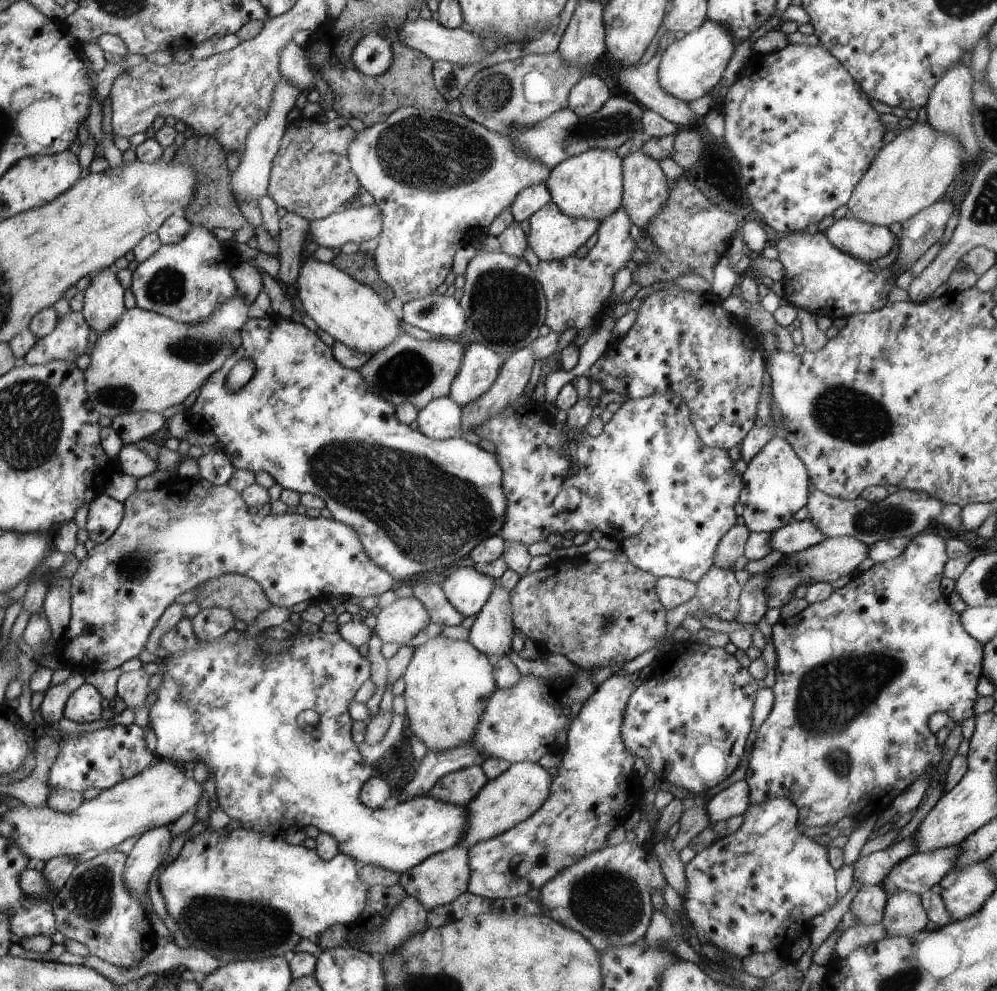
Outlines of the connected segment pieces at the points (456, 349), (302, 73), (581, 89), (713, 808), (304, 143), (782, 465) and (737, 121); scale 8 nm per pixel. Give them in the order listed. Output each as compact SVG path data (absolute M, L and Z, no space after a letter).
M400 332L393 343L383 351L376 352L370 360L358 368L364 380L398 408L399 420L410 425L417 420L420 410L433 399L448 396L463 366L464 348L452 338L433 337L430 340L416 340L408 332Z
M293 40L283 49L279 63L279 69L282 70L282 75L286 76L286 80L290 80L292 84L298 84L298 88L302 91L315 87L314 74L306 64L304 50L305 47Z
M588 75L572 88L569 108L586 117L600 111L612 96L611 89L601 77Z
M746 778L735 782L720 794L716 794L705 807L712 824L728 820L746 812L750 803L750 786Z
M293 115L286 126L280 148L270 174L267 195L278 208L304 216L310 221L327 219L344 202L360 192L359 178L350 166L350 145L356 132L338 115L334 120L320 122Z
M778 436L770 438L768 444L750 460L746 472L742 474L746 487L740 496L740 505L745 526L751 532L773 532L783 528L802 506L806 506L810 494L808 480L811 480L806 468L799 454L783 437Z
M789 44L778 52L754 54L747 69L730 86L726 96L722 99L722 114L725 118L725 144L740 164L745 191L752 208L760 214L761 220L776 232L786 234L786 232L805 231L810 224L820 223L824 218L832 215L835 210L847 205L851 200L852 192L859 185L860 176L865 176L864 172L871 169L871 165L879 153L883 151L885 145L882 139L888 132L887 128L882 122L882 117L870 106L870 100L862 94L863 88L860 86L859 82L847 72L847 69L822 45Z

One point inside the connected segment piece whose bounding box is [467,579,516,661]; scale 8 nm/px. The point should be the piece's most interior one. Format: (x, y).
(492, 632)

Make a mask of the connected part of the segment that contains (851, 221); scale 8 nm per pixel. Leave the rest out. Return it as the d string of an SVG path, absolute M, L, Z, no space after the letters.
M848 216L835 220L825 234L836 248L864 262L886 257L894 246L895 238L888 227L868 224Z

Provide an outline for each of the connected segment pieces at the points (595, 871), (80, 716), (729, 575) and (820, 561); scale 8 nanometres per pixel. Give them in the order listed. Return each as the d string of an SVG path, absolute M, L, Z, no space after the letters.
M634 838L632 842L622 840L617 846L606 845L598 848L589 856L584 856L579 863L564 868L563 872L552 879L544 888L534 895L547 911L546 916L554 918L560 924L572 928L582 934L601 954L609 948L620 948L638 943L649 931L655 909L652 905L652 894L657 892L663 896L667 880L664 877L663 866L652 842L639 844Z
M87 683L82 686L68 702L65 718L80 724L102 719L108 700L100 692L100 688Z
M713 566L707 575L705 575L703 579L698 580L695 584L696 593L690 600L682 603L680 606L668 610L668 635L665 635L663 640L660 640L660 643L656 644L656 647L650 648L647 652L644 652L644 655L636 656L636 659L633 659L629 664L622 666L617 674L628 672L628 676L632 676L635 672L638 672L638 670L642 671L646 666L654 663L657 654L663 650L663 647L665 647L670 640L672 640L674 630L676 630L688 616L696 618L698 621L700 621L700 618L704 618L704 616L710 614L712 614L712 617L726 620L726 622L733 622L736 620L736 616L738 616L738 612L740 612L740 586L734 576L734 572L731 570L724 570L724 568L715 568Z
M850 536L832 537L811 548L788 555L786 562L772 574L772 586L768 588L770 608L781 608L795 599L795 591L800 585L812 585L816 582L832 583L844 575L853 575L858 566L869 557L871 547Z

